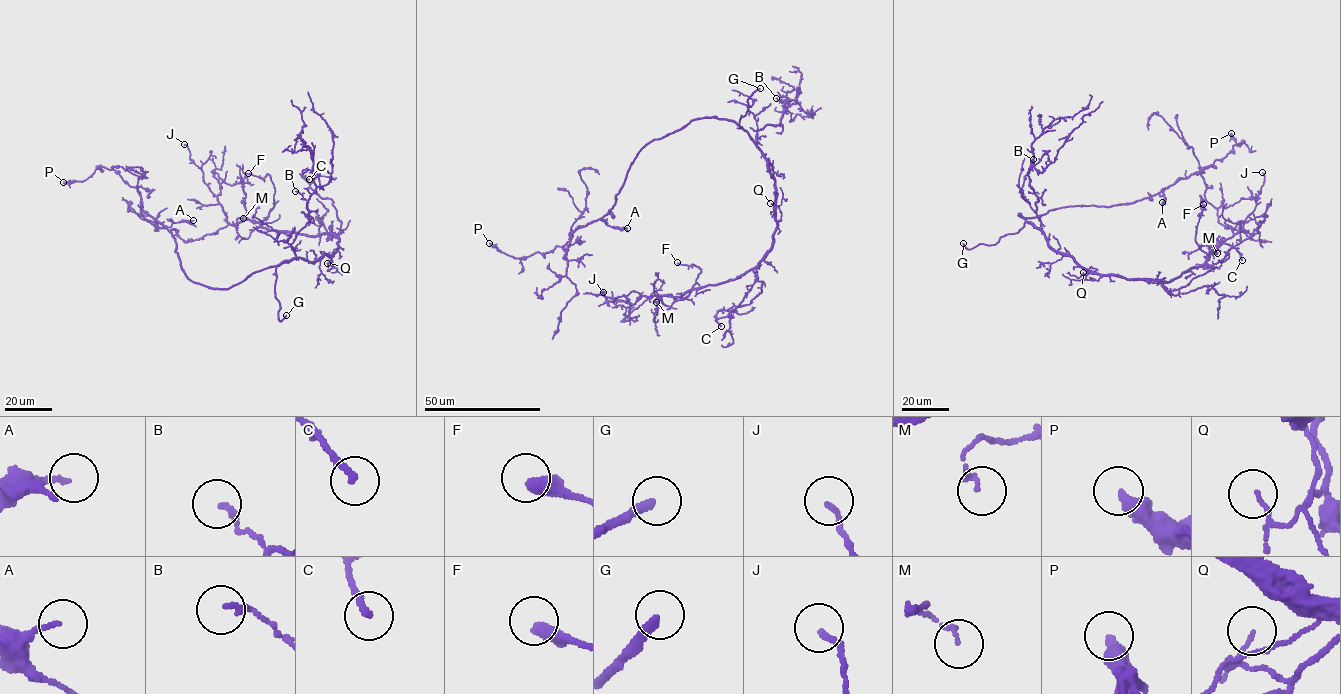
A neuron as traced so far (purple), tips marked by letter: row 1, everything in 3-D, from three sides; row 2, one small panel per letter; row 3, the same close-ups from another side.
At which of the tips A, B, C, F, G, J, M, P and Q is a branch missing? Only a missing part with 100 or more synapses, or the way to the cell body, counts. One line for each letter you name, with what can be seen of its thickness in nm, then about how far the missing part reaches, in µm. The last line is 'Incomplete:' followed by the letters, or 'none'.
G: 240 nm | 20 µm
Incomplete: G

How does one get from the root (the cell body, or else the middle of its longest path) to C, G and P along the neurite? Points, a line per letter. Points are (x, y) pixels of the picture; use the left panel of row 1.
C: (291, 260), (331, 256), (339, 244), (330, 232), (341, 226), (333, 202), (301, 175), (309, 179)
G: (291, 260), (277, 266), (274, 289), (280, 307), (279, 320), (286, 315)
P: (291, 260), (226, 289), (208, 288), (188, 277), (174, 238), (114, 170), (99, 166), (83, 181), (63, 182)

